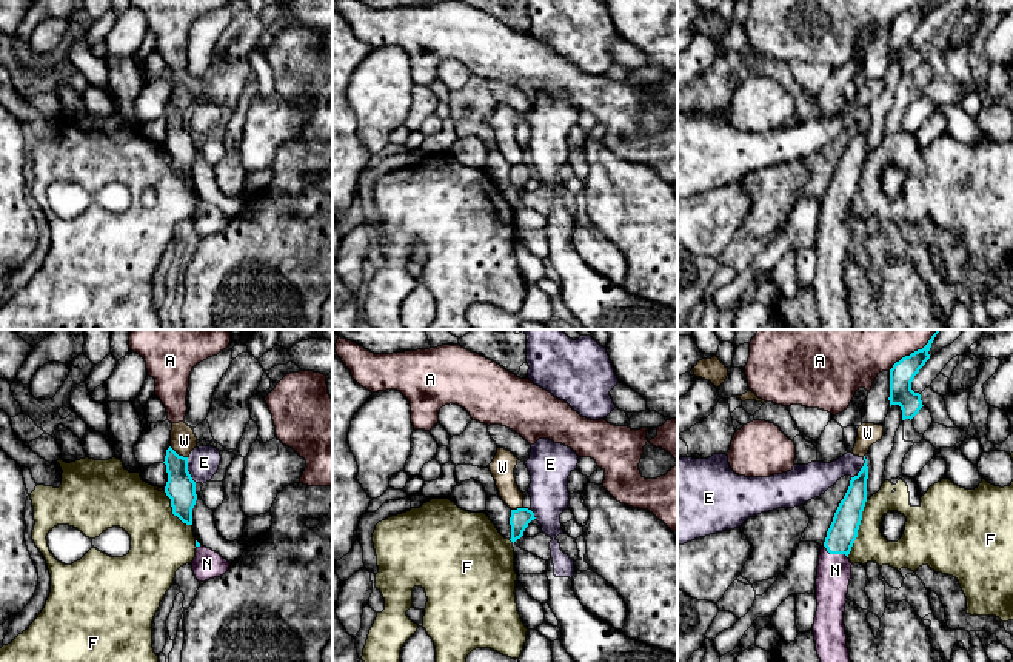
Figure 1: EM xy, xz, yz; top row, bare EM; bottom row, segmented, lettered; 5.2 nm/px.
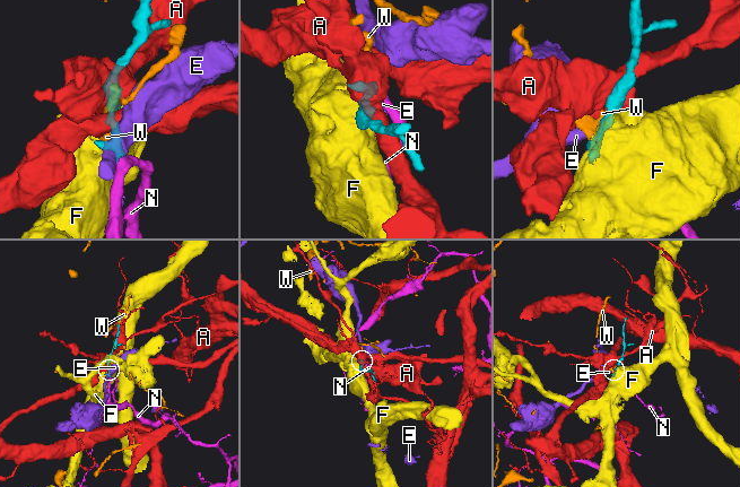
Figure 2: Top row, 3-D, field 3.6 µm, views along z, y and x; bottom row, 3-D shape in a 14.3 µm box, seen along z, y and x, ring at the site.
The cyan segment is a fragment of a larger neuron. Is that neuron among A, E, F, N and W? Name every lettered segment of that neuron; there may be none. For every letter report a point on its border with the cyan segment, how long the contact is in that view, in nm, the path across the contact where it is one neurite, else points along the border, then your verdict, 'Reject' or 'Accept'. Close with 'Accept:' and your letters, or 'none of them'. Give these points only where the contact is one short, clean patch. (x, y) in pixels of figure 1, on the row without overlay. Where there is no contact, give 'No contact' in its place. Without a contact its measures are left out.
A: Touches cyan at yz (907, 11). Shared border 240 nm. Reject
E: Touches cyan at xy (187, 125). Shared border 140 nm. Boundary: xy (187, 113), (187, 125), (196, 137). Reject
F: Touches cyan at yz (858, 183). Shared border 320 nm. Reject
N: Touches cyan at yz (835, 208). Shared border 140 nm. Path across: yz (842, 187), (835, 208), (835, 225). Accept
W: Touches cyan at xy (177, 110). Shared border 110 nm. Reject
Accept: N

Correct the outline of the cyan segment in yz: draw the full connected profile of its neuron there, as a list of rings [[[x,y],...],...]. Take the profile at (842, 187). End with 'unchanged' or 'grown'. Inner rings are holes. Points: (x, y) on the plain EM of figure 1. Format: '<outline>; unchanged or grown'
[[[865,111],[864,115],[864,122],[851,132],[850,142],[834,168],[819,209],[814,248],[817,266],[813,289],[822,320],[821,329],[851,329],[844,266],[853,220],[848,209],[858,192],[867,157],[868,122]]]; grown

